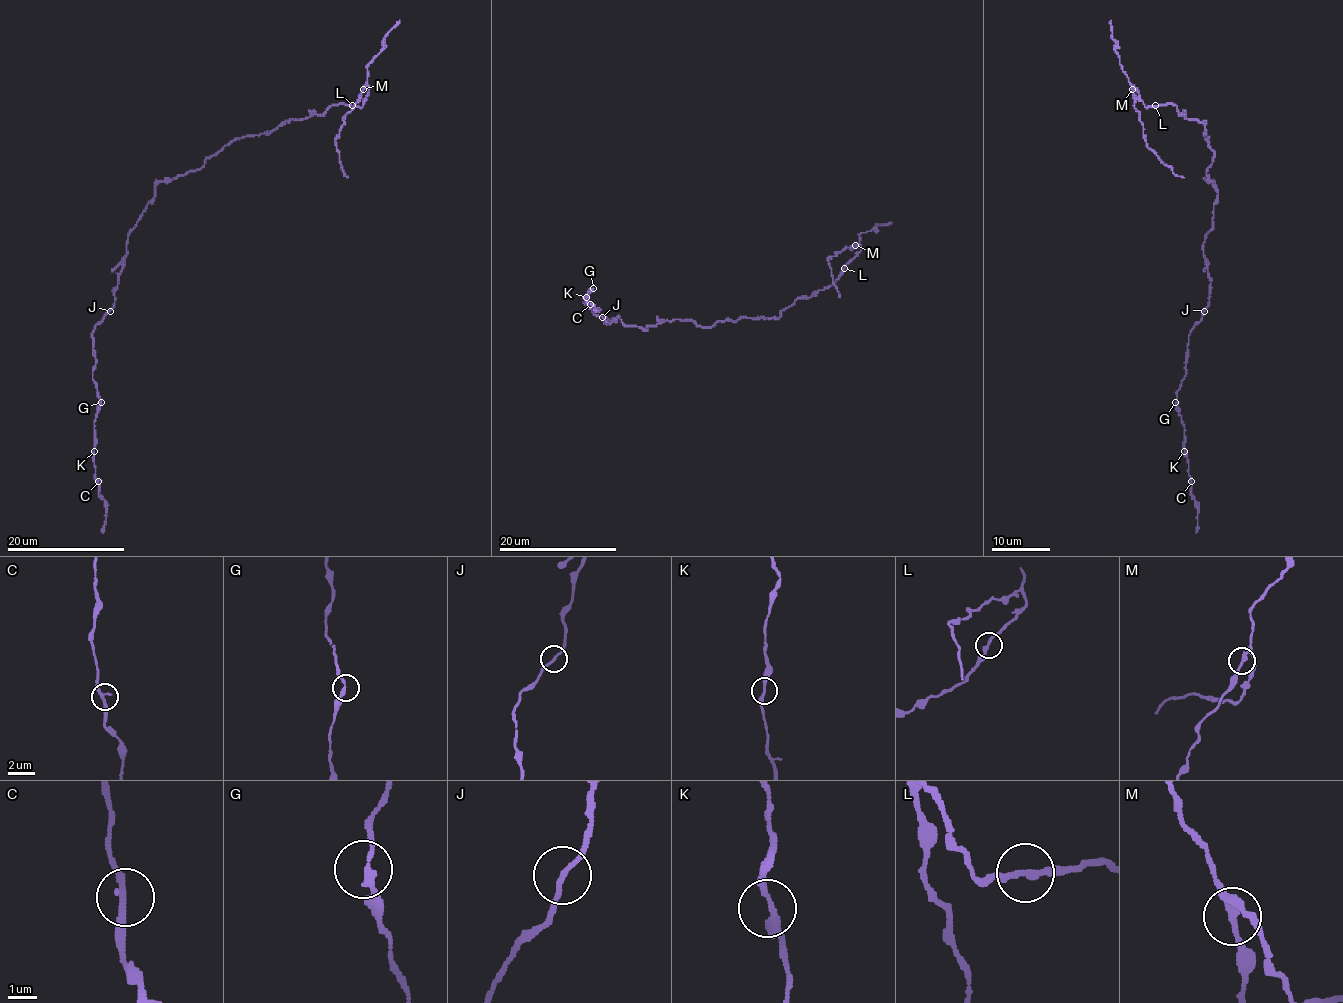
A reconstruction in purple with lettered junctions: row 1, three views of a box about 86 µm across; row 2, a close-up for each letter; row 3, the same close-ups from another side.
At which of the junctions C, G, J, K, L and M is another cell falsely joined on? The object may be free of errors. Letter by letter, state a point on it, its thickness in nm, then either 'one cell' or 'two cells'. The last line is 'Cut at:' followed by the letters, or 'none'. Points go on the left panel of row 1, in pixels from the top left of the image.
C: at (98, 481); 240 nm thick; one cell
G: at (101, 402); 200 nm thick; one cell
J: at (110, 311); 160 nm thick; one cell
K: at (94, 451); 240 nm thick; one cell
L: at (352, 105); 240 nm thick; one cell
M: at (363, 89); 190 nm thick; two cells
Cut at: M

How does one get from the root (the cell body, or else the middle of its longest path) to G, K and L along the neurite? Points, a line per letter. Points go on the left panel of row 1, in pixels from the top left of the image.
G: (164, 182), (156, 186), (154, 198), (128, 235), (114, 305), (92, 333), (92, 379), (101, 402)
K: (164, 182), (156, 186), (154, 198), (128, 235), (114, 305), (92, 333), (92, 379), (100, 399), (94, 451)
L: (164, 182), (198, 170), (207, 158), (236, 139), (270, 133), (292, 119), (323, 114), (332, 105), (352, 105)

